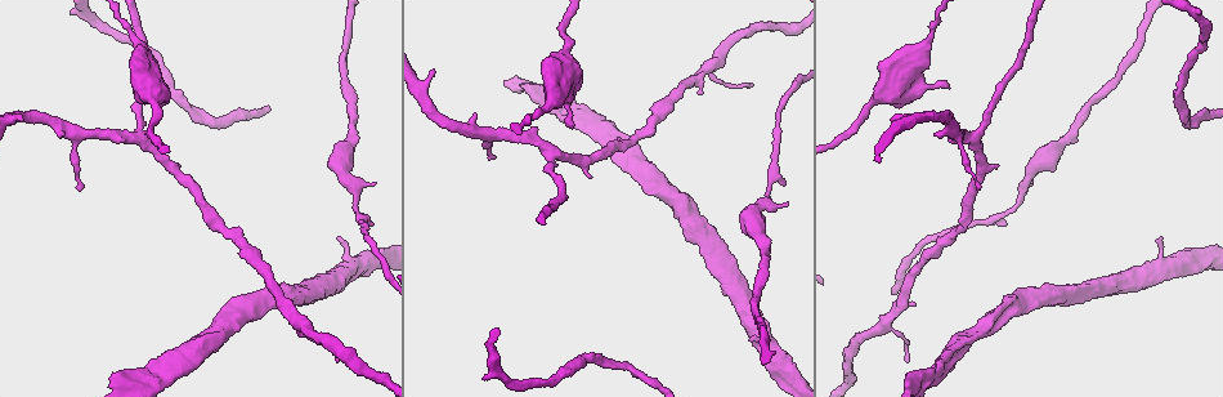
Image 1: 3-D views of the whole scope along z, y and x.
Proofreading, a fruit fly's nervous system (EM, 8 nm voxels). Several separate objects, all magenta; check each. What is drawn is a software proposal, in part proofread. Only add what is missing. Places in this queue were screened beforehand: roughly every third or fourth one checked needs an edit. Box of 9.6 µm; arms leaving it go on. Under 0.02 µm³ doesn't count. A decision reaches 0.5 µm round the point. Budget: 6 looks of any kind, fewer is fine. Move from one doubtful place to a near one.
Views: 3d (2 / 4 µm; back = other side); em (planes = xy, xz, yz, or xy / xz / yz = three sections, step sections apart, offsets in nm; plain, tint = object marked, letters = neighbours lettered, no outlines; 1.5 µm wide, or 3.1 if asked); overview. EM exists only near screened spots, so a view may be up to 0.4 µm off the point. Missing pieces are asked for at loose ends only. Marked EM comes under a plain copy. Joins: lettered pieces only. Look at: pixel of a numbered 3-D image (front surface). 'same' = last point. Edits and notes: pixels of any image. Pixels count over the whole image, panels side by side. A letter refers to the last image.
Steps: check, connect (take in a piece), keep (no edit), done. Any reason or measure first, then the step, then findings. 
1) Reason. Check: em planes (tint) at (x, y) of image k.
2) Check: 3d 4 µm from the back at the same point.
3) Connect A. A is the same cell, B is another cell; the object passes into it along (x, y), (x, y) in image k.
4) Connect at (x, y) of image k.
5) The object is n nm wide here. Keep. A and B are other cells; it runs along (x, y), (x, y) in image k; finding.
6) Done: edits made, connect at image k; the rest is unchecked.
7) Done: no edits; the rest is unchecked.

Branch stops here. Check: em yz step 4 (letters) at (572, 129) of image 1.

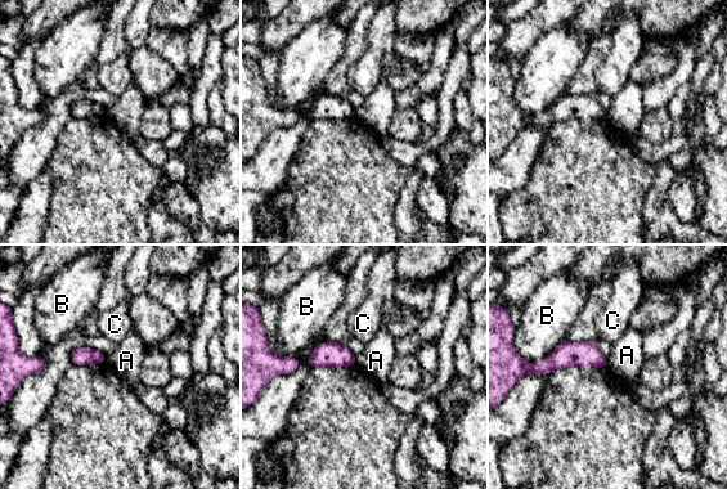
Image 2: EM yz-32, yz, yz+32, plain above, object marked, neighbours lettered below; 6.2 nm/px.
Keep. A, B and C are other cells; a border runs along (605, 358), (607, 367) in image 2; no lettered piece goes on from it.

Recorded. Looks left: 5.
Free end. Check: 3d 4 µm at (144, 366) of image 1.

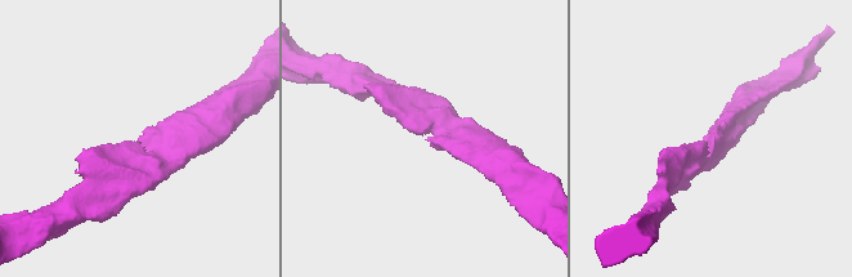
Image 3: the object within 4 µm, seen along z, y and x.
Check: em xy step 4 (letters) at (711, 137) of image 3.

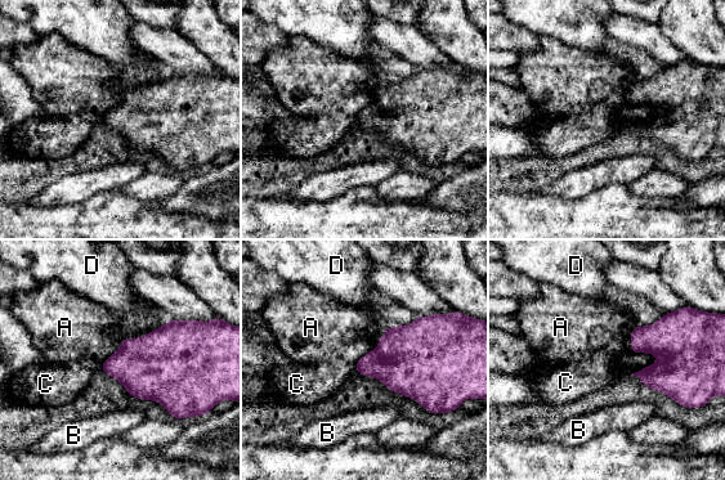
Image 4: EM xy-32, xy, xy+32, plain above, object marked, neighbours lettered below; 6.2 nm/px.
Keep. A, B, C and D are other cells; a border runs along (164, 324), (138, 337), (122, 339) in image 4; none of them fits.

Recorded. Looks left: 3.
Tapers out. Check: em yz step 4 (letters) at (749, 88) of image 1.

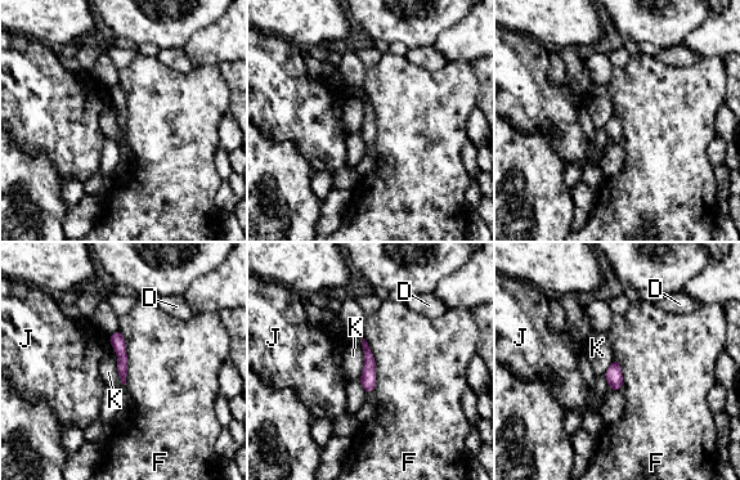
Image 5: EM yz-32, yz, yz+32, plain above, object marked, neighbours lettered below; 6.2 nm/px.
Cut it another way. Check: em planes (letters) at the same point.

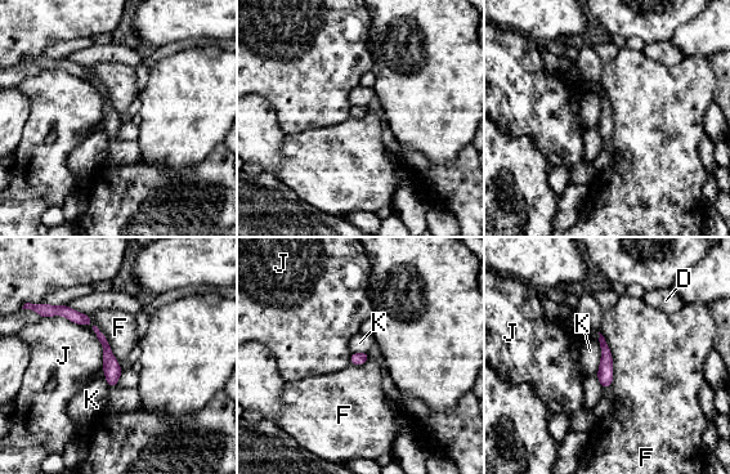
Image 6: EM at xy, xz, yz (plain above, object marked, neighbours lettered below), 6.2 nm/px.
Keep. D, F, J and K are other cells; no lettered piece goes on from it.

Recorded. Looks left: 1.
Done: no edits; the rest is unchecked.

